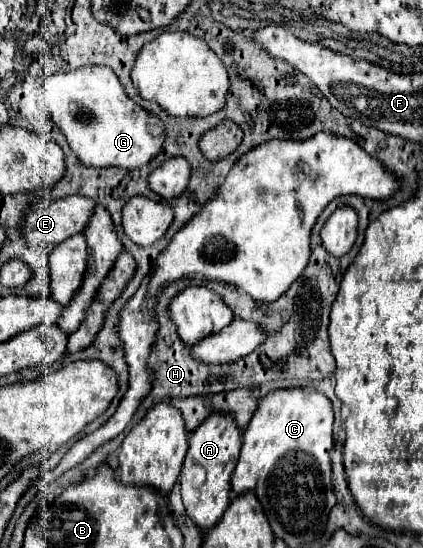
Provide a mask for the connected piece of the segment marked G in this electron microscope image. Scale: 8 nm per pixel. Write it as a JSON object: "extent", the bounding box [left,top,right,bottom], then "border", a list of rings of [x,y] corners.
{"extent":[41,65,165,169],"border":[[[93,65],[51,75],[43,83],[41,99],[45,111],[83,165],[137,169],[161,151],[165,139],[163,123],[125,95],[117,75],[109,67]]]}

